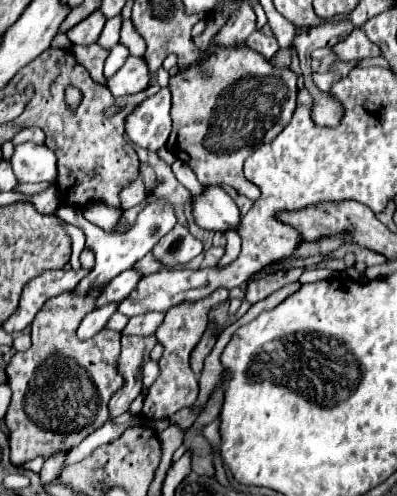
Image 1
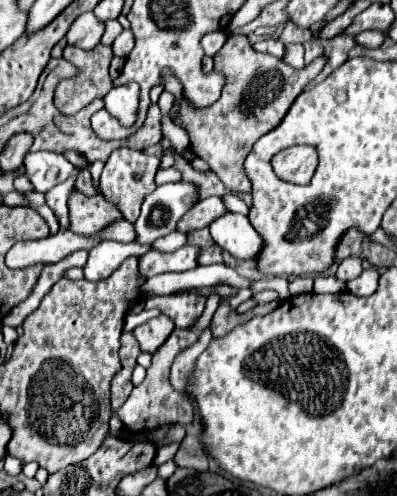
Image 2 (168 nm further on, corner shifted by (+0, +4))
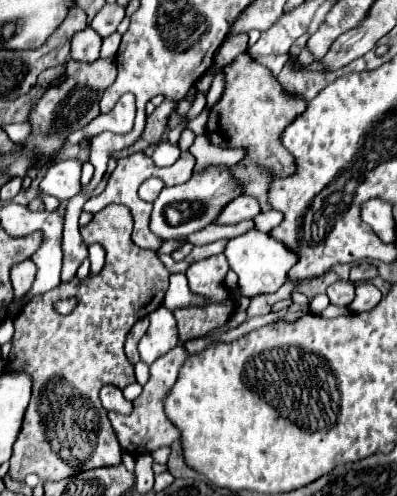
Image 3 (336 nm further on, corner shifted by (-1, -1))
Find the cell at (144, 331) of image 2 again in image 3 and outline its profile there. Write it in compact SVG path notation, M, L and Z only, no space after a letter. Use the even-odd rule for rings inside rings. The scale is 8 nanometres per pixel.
M158 307L150 317L150 327L138 343L140 361L152 365L158 357L166 355L174 345L178 345L178 329L174 329L174 317L166 307Z

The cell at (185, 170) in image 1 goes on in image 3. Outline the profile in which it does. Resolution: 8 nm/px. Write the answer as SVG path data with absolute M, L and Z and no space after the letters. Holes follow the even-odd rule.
M242 195L240 199L234 199L232 205L226 205L226 209L220 213L218 221L220 225L234 225L240 223L244 219L252 219L260 213L260 203L256 197L250 195Z

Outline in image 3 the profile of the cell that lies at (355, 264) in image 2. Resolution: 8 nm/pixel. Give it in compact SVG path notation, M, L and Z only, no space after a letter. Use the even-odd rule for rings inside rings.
M338 281L328 287L328 297L332 305L350 305L354 299L354 283L352 281Z

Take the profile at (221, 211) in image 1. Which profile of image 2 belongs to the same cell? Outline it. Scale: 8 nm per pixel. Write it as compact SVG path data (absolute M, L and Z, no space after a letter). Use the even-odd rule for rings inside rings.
M227 212L209 224L211 236L215 244L223 250L231 252L237 258L255 260L257 252L261 250L261 236L251 226L249 218L237 212Z

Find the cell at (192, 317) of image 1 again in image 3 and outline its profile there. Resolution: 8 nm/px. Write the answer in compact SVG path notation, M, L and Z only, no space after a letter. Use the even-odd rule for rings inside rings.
M182 345L174 347L170 353L166 353L164 357L156 359L152 365L150 365L150 379L148 383L144 385L140 397L136 397L132 401L134 409L130 415L120 415L120 413L114 413L110 411L108 413L108 419L112 423L112 427L116 429L116 435L118 435L118 441L122 445L122 449L126 453L132 453L132 455L142 455L142 453L152 453L160 447L168 447L170 441L176 441L178 439L178 429L174 429L174 425L170 425L166 413L164 413L164 397L166 397L166 391L172 389L172 385L176 383L178 379L178 371L182 367L182 363L186 361L186 351L182 349Z

